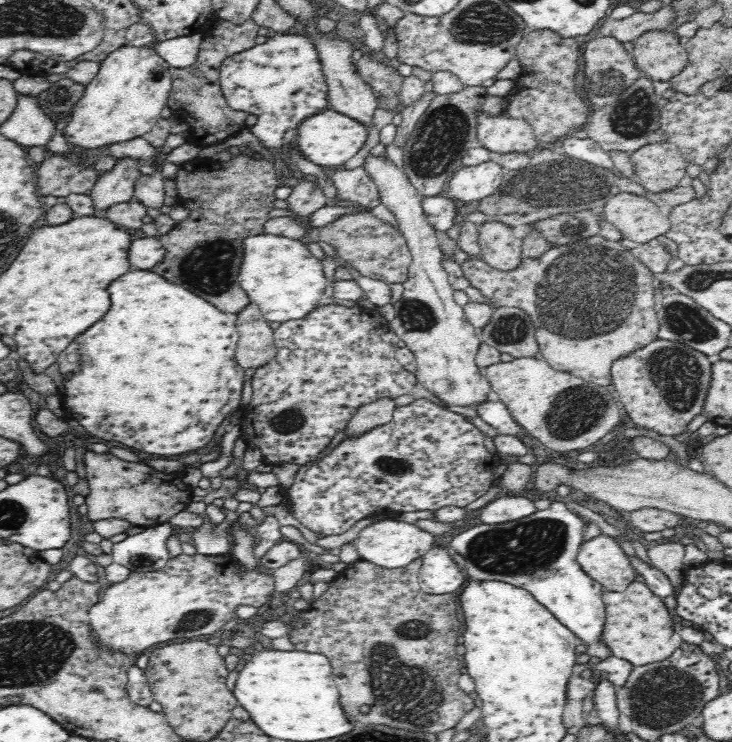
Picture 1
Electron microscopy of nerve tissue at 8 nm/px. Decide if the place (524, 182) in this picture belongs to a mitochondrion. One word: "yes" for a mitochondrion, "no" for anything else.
yes

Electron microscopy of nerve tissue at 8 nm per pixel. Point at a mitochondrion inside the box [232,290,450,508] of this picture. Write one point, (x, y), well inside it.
(415, 316)

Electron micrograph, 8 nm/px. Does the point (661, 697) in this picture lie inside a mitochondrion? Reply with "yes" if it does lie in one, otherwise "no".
yes

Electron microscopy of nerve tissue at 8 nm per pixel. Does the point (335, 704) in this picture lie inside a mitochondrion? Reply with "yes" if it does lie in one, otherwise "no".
no

